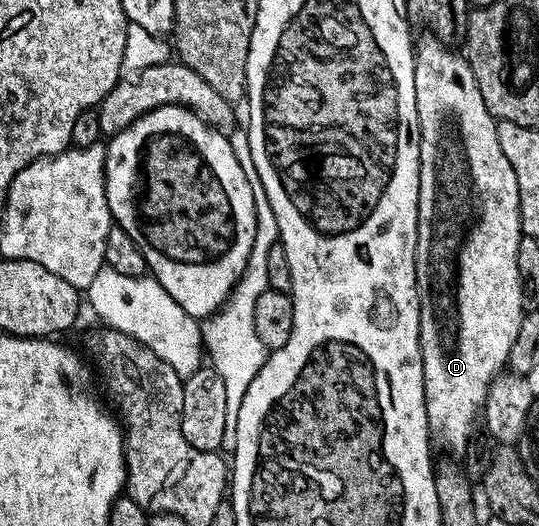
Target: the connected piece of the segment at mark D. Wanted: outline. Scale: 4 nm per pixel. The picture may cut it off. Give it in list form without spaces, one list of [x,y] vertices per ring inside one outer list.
[[[427,35],[423,42],[418,42],[415,49],[415,90],[417,91],[417,119],[419,120],[419,222],[417,223],[417,251],[415,252],[415,270],[417,271],[417,291],[419,292],[419,342],[421,343],[421,359],[423,360],[423,390],[425,391],[425,407],[427,423],[432,430],[439,430],[439,441],[451,453],[462,454],[466,443],[473,437],[471,428],[475,420],[480,420],[483,406],[487,404],[487,392],[500,373],[504,372],[511,356],[513,339],[517,339],[517,331],[523,322],[523,284],[517,271],[517,247],[521,230],[519,227],[519,192],[517,191],[517,175],[513,175],[513,167],[509,167],[509,159],[505,159],[505,151],[501,151],[501,143],[497,143],[496,120],[485,107],[485,99],[481,99],[481,91],[477,87],[477,79],[473,79],[473,71],[469,67],[466,56],[462,52],[454,53],[451,47],[434,35]]]

